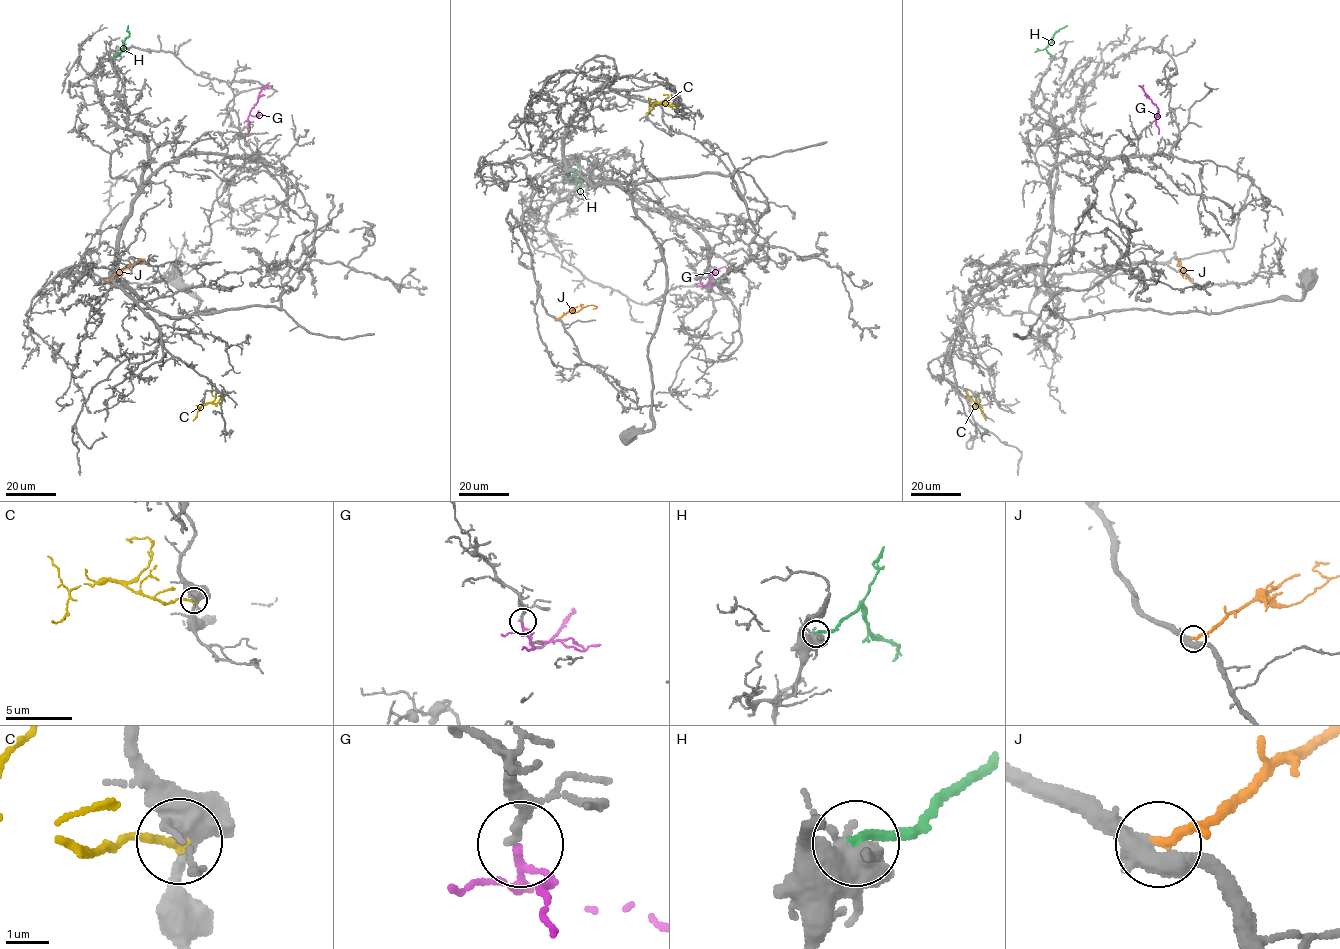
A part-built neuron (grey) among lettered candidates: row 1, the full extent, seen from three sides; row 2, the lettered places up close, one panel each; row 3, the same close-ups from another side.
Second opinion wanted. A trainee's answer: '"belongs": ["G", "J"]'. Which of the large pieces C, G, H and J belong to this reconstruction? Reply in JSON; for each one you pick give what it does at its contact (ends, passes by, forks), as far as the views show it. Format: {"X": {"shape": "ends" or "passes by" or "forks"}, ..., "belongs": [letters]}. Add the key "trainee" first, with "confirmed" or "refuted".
{"trainee": "refuted", "G": {"shape": "passes by"}, "H": {"shape": "ends"}, "J": {"shape": "ends"}, "belongs": ["G", "H", "J"]}

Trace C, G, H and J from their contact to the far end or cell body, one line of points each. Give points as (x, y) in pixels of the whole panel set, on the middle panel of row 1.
C: (676, 106), (655, 103), (646, 113)
G: (700, 281), (704, 286), (713, 271), (725, 266)
H: (566, 178), (575, 174), (581, 181), (581, 194)
J: (557, 318), (586, 306), (596, 307), (593, 308)

